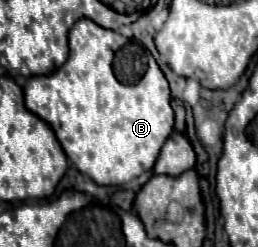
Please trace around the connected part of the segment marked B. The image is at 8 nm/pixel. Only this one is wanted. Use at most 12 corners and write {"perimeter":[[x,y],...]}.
{"perimeter":[[91,19],[29,77],[27,109],[97,185],[155,165],[173,131],[153,55]]}

